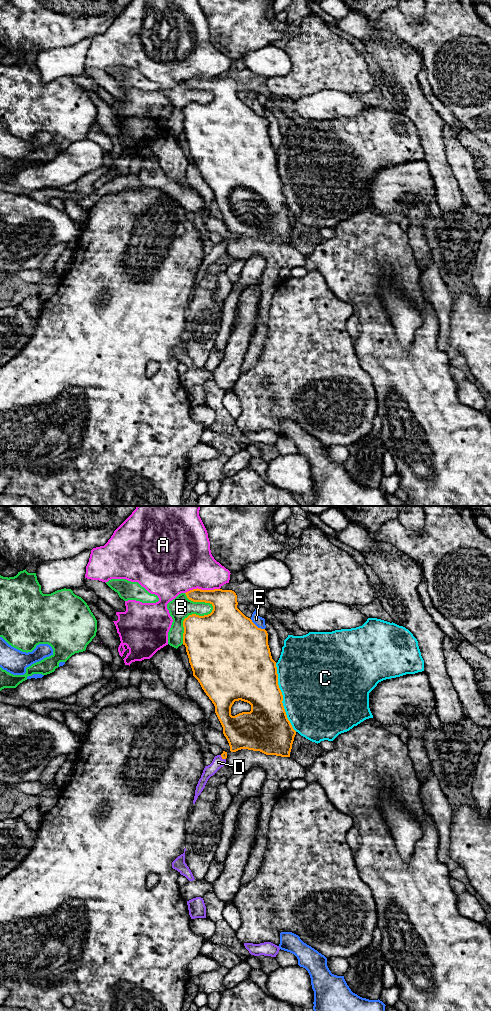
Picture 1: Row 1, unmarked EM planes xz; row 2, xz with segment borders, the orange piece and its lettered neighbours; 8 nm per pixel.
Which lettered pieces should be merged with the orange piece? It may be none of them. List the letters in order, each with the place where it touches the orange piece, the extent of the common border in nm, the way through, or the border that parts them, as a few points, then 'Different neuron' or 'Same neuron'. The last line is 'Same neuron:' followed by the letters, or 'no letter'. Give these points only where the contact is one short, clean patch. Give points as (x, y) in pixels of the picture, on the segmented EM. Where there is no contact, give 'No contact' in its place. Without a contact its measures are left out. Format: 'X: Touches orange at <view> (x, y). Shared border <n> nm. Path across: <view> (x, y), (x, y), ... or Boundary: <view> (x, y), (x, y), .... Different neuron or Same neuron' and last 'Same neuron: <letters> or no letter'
A: Touches orange at xz (202, 590). Shared border 280 nm. Different neuron
B: Touches orange at xz (202, 616). Shared border 400 nm. Different neuron
C: Touches orange at xz (282, 697). Shared border 600 nm. Different neuron
D: Touches orange at xz (223, 758). Shared border 60 nm. Path across: xz (224, 755), (223, 758), (218, 762). Same neuron
E: Touches orange at xz (256, 626). Shared border 150 nm. Different neuron
Same neuron: D

